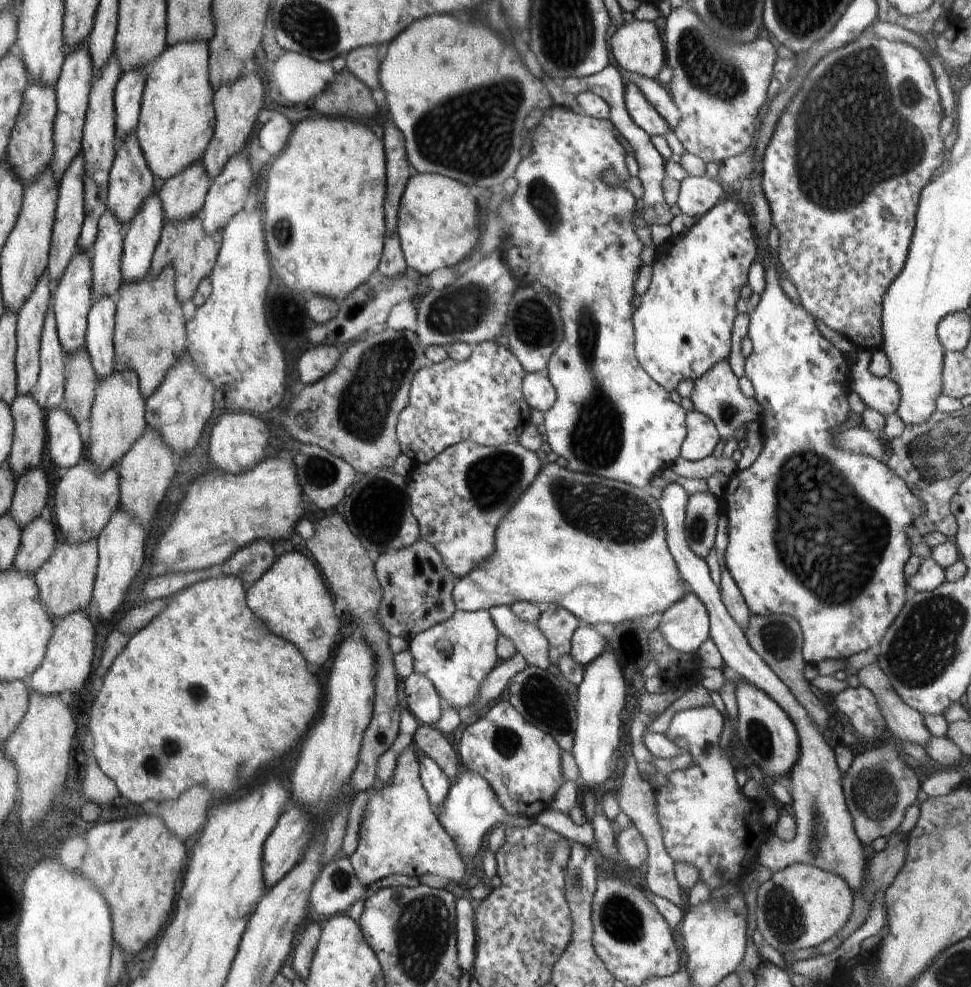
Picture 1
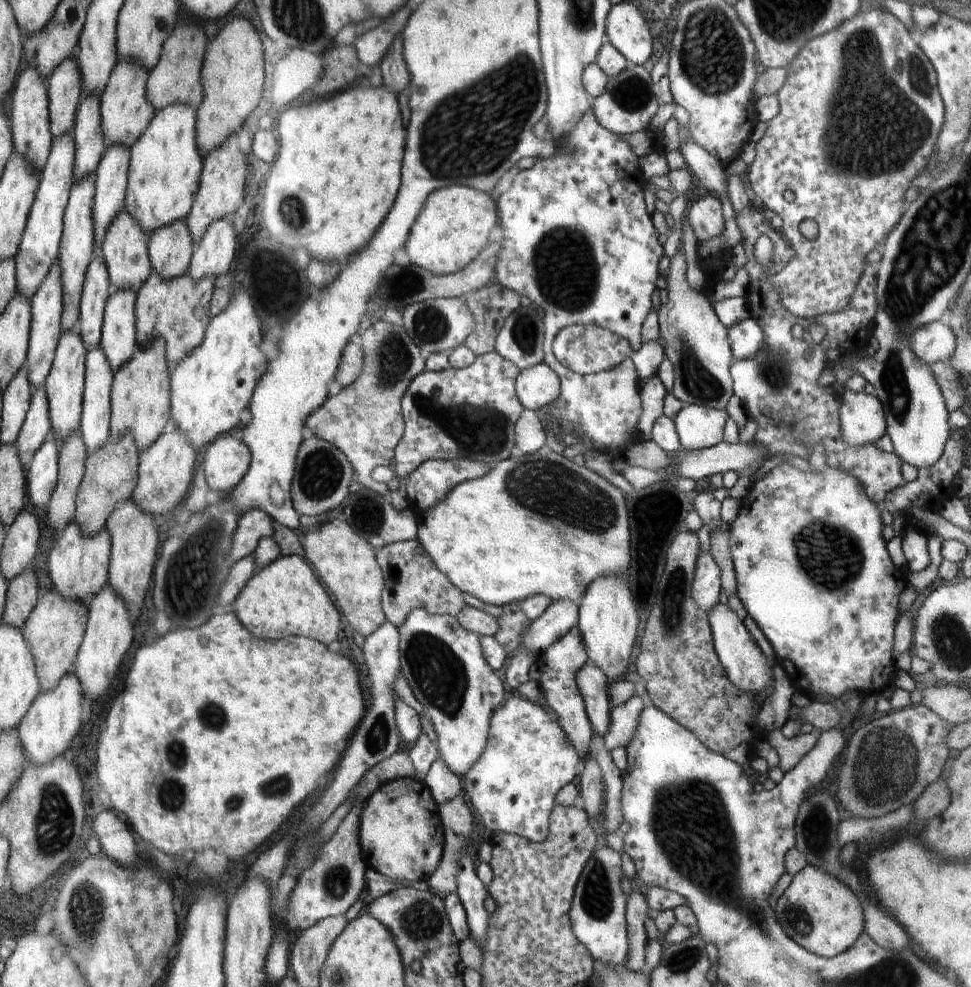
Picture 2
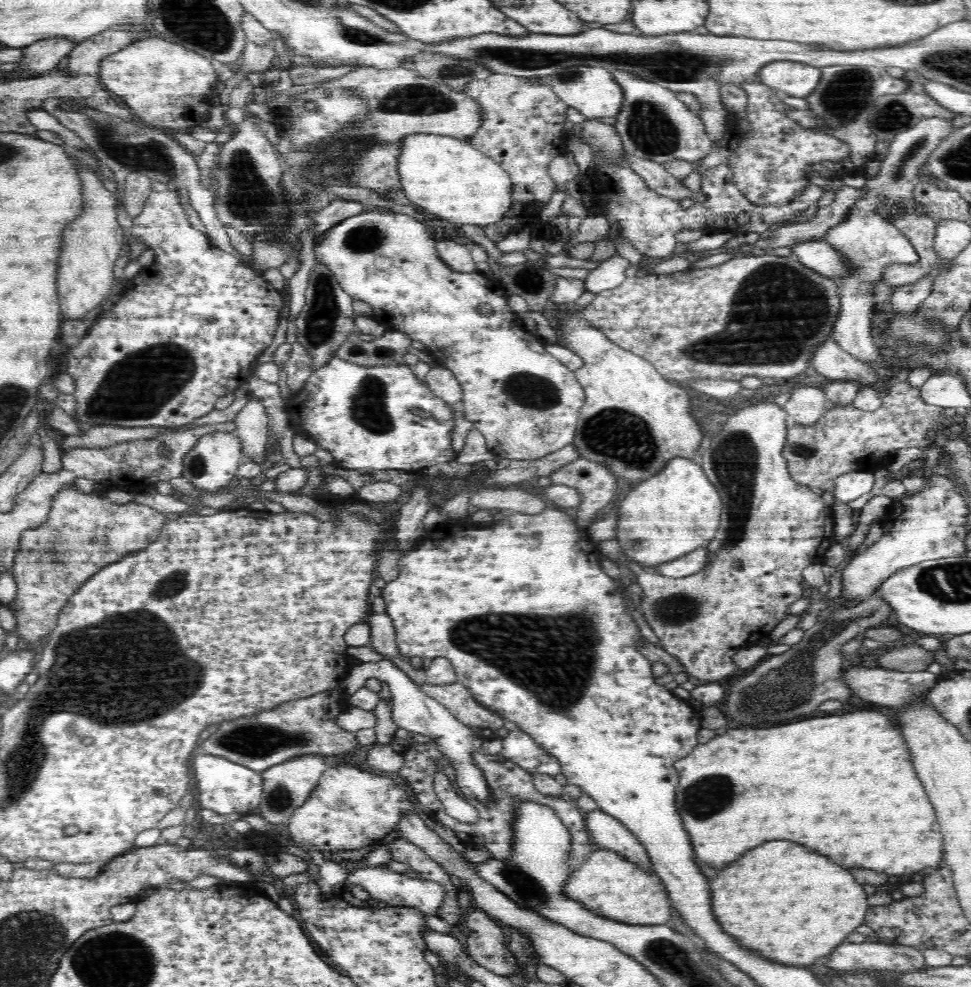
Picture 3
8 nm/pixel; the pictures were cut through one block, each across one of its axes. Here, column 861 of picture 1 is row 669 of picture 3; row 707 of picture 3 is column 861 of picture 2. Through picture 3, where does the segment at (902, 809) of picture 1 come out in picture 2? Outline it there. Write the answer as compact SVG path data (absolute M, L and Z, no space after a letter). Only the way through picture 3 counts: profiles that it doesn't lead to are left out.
M911 705L865 719L864 724L854 732L846 750L844 764L838 770L838 798L842 800L842 806L854 816L878 818L914 802L928 784L936 782L944 774L953 758L946 743L946 734L951 728L950 722L946 722L924 705Z

